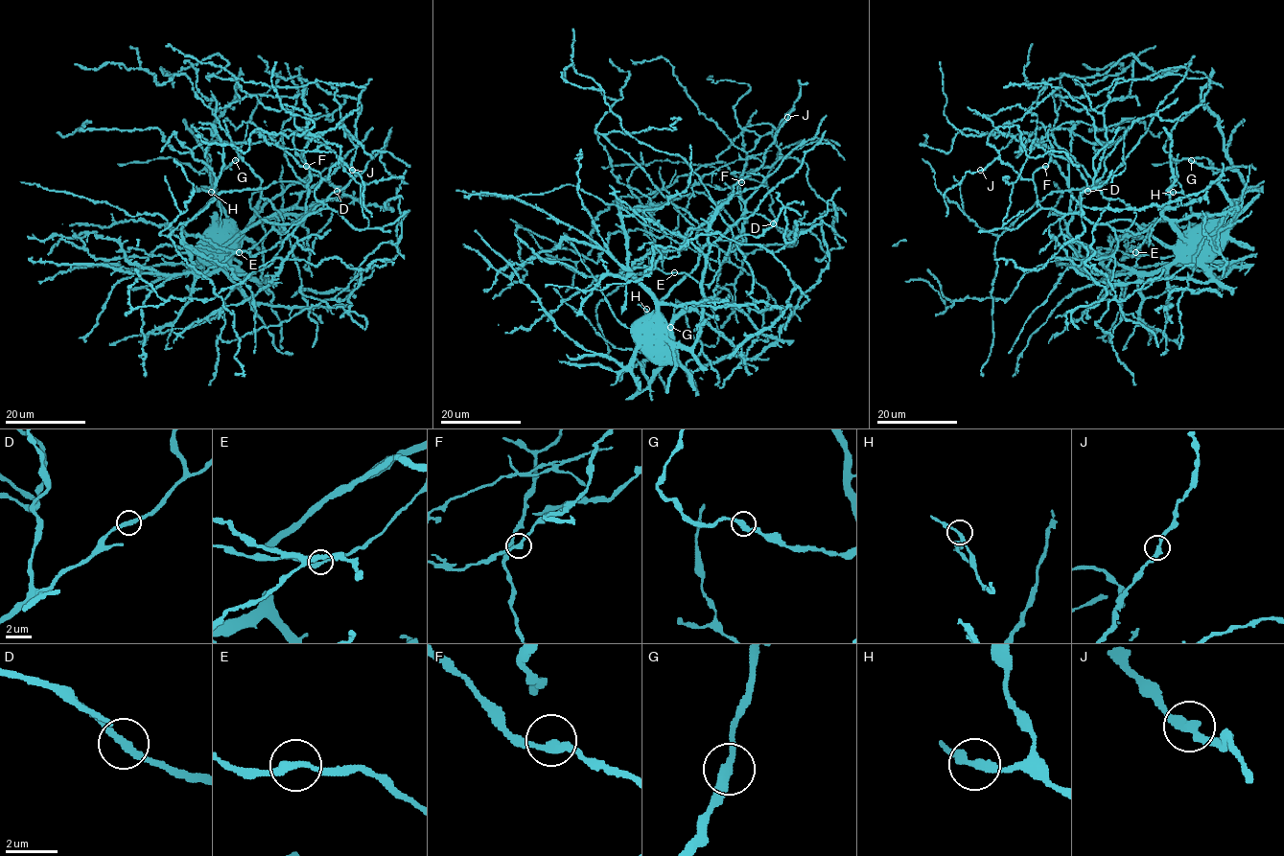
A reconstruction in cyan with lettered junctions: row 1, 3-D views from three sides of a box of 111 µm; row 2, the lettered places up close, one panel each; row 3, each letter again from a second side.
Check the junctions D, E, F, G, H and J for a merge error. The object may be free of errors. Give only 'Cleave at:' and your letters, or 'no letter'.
Cleave at: no letter

